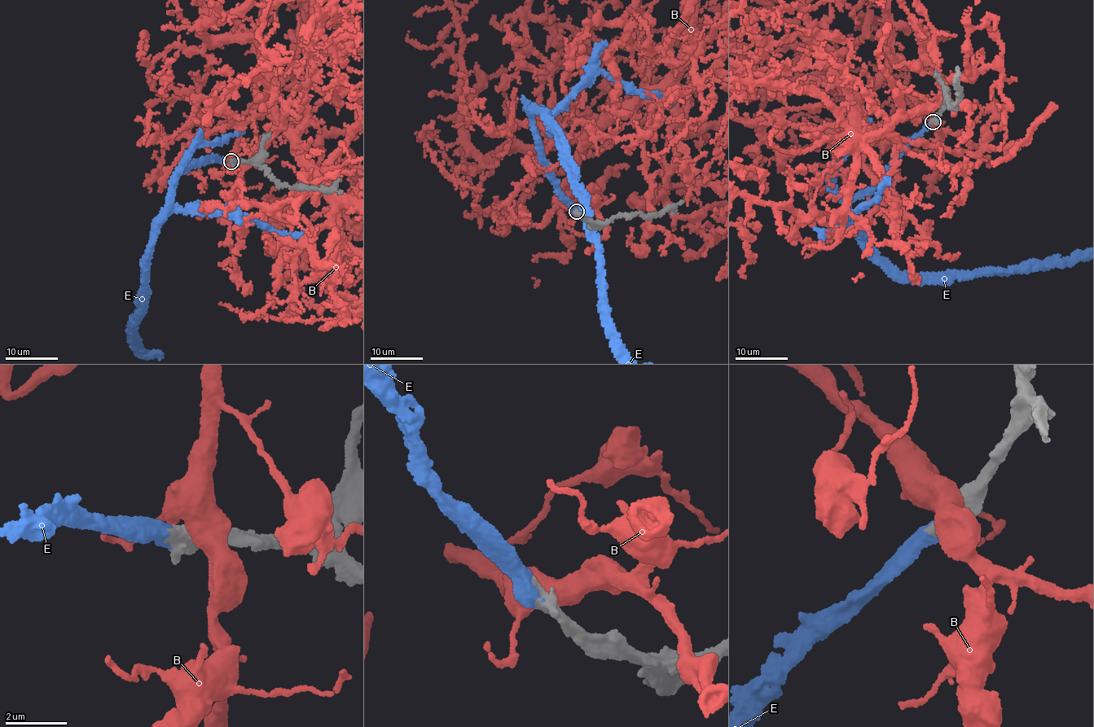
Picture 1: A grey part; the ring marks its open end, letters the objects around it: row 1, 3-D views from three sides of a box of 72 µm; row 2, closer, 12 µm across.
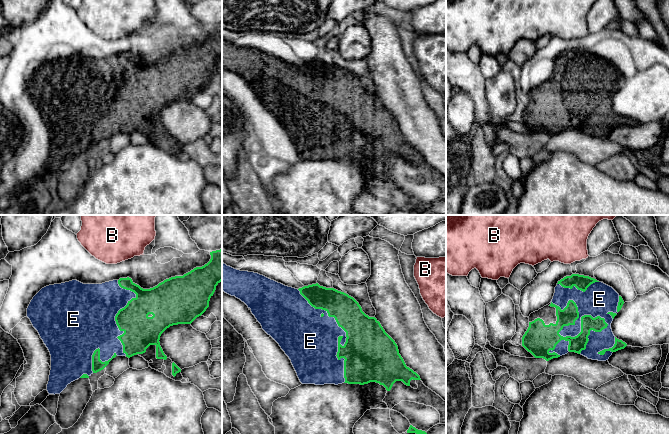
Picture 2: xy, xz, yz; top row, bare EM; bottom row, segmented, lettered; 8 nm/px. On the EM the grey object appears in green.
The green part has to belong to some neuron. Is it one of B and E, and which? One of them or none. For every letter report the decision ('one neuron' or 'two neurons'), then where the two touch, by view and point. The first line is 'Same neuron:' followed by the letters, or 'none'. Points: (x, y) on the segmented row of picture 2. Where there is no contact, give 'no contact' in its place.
Same neuron: E
B: two neurons | no contact
E: one neuron | yz (578, 312)

